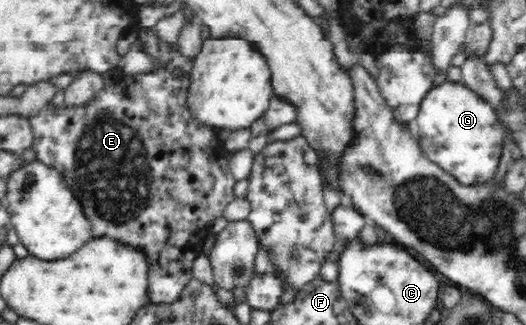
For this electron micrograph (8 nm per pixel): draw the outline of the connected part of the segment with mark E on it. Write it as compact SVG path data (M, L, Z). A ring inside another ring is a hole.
M166 40L158 41L158 52L156 54L158 54L158 59L162 63L162 66L156 72L129 75L118 69L114 76L112 76L114 82L110 86L104 85L91 99L88 99L88 102L76 106L64 104L61 107L56 107L50 101L50 103L40 109L35 115L27 117L27 122L30 123L31 132L33 133L31 148L36 152L36 160L62 173L66 184L68 184L68 188L82 202L86 216L92 222L92 234L96 238L108 236L108 238L112 238L112 240L116 240L116 242L142 253L146 257L145 261L148 266L148 302L152 304L172 304L172 302L178 300L186 283L193 277L191 268L193 260L199 256L196 248L198 248L200 240L206 238L206 234L210 232L210 227L212 228L213 226L213 221L222 216L222 210L226 208L226 204L230 204L234 200L235 194L233 189L237 181L233 178L232 173L227 167L226 156L228 156L228 152L226 152L226 146L224 148L220 144L220 140L218 142L214 128L196 119L194 111L188 107L188 88L190 88L190 76L194 74L195 56L182 54L178 43L166 42ZM176 68L183 70L181 76L174 76L172 74Z

